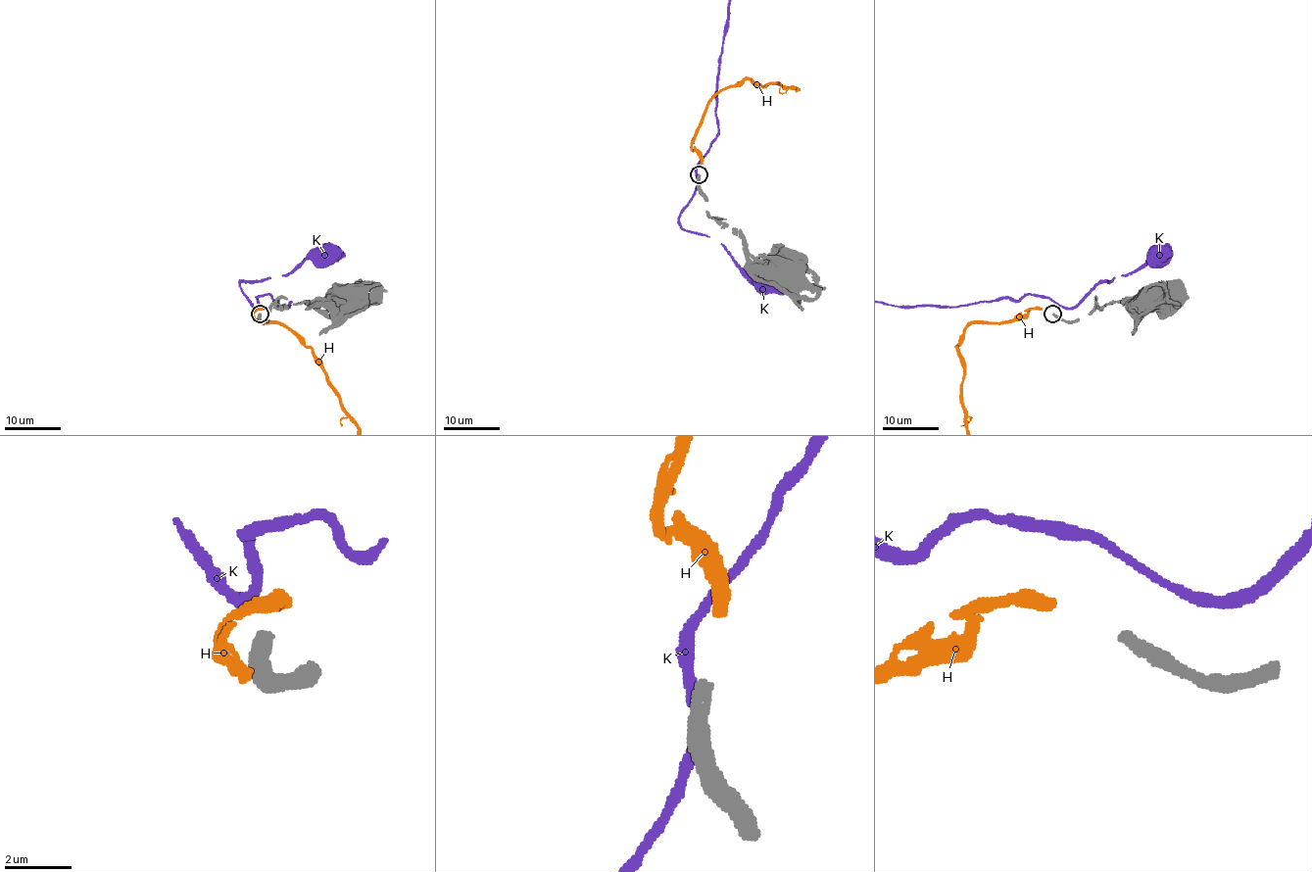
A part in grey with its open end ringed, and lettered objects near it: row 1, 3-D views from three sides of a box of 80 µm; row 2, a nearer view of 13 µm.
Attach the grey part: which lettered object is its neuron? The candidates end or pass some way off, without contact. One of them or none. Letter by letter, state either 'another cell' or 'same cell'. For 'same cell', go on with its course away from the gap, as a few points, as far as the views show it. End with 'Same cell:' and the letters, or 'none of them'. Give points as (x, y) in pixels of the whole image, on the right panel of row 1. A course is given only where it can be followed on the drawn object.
H: same cell; it runs (1042, 310), (1031, 308), (1008, 320), (972, 322), (957, 346), (967, 427)
K: another cell
Same cell: H

